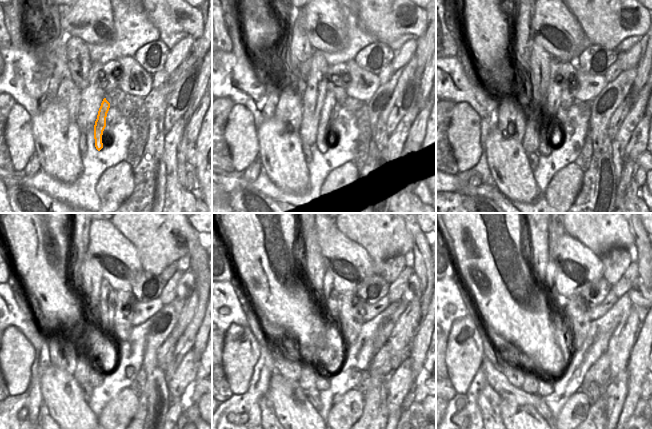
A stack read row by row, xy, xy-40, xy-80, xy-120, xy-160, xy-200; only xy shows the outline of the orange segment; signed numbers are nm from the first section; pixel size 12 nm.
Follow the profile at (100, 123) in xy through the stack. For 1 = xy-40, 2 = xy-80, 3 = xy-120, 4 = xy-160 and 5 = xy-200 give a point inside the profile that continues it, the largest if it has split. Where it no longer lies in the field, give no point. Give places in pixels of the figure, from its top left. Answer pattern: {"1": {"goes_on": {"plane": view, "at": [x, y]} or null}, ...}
{"1": {"goes_on": {"plane": "xy-40", "at": [330, 101]}}, "2": {"goes_on": {"plane": "xy-80", "at": [553, 101]}}, "3": {"goes_on": {"plane": "xy-120", "at": [106, 311]}}, "4": {"goes_on": {"plane": "xy-160", "at": [330, 309]}}, "5": {"goes_on": {"plane": "xy-200", "at": [556, 309]}}}

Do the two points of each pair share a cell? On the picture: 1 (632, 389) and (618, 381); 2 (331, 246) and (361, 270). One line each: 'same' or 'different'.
1: different
2: same

